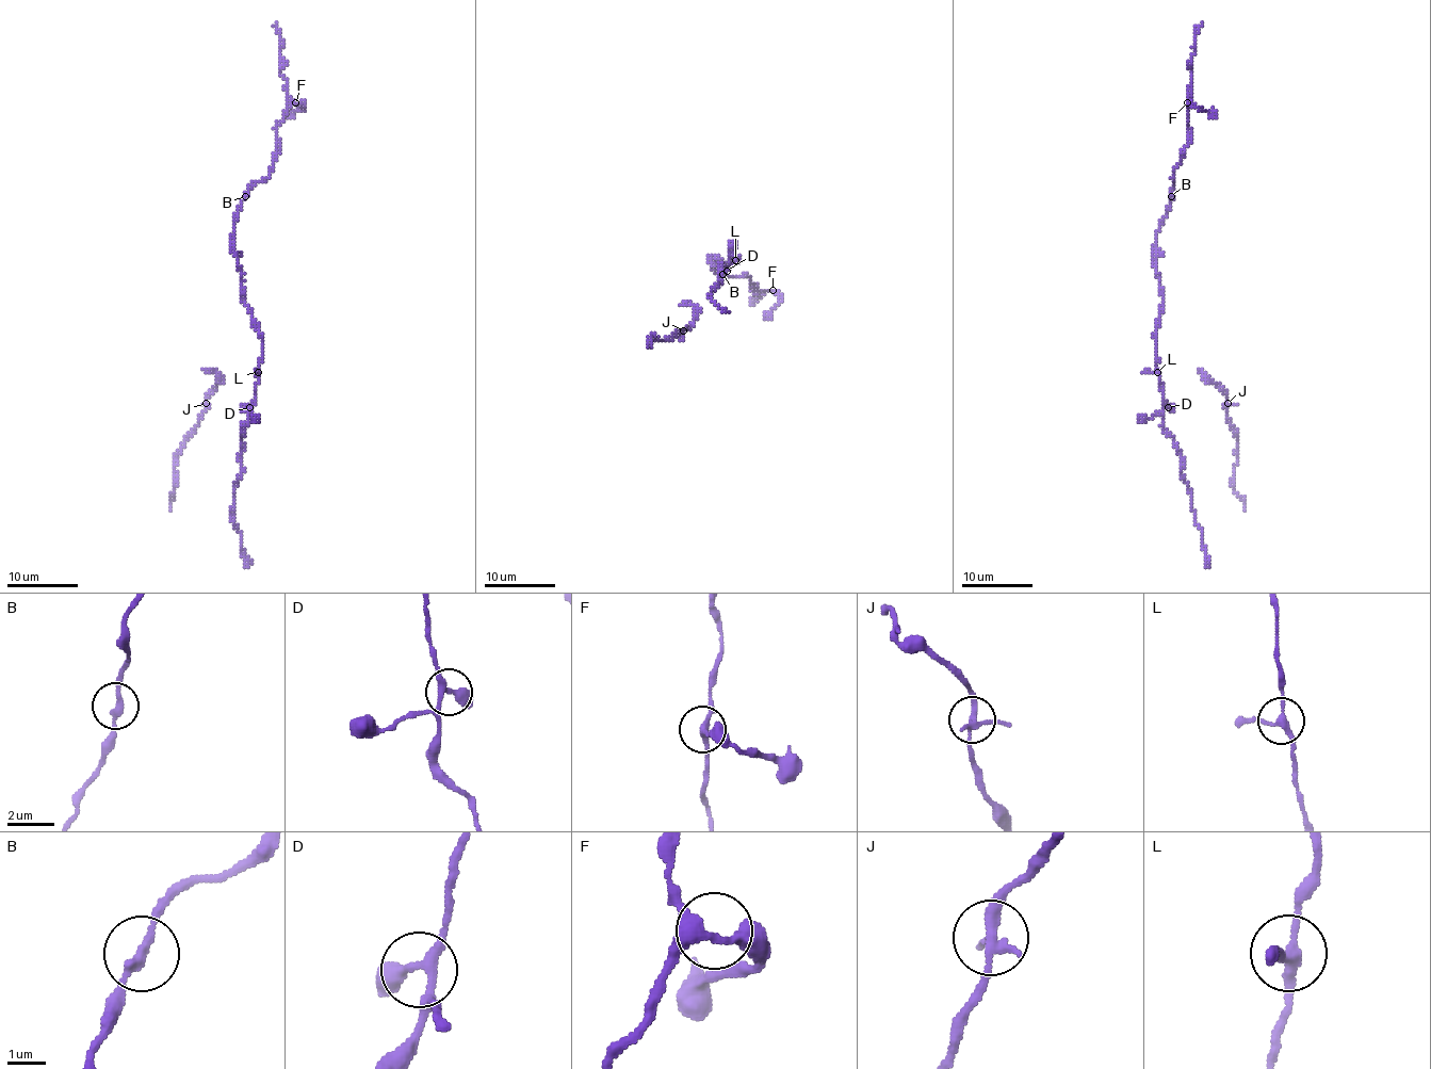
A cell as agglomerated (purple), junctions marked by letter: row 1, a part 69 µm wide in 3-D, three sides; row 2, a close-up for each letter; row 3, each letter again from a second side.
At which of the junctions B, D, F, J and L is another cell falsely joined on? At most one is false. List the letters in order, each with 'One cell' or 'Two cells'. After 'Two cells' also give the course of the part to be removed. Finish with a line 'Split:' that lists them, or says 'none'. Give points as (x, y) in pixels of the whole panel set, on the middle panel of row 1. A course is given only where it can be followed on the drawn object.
B: One cell
D: One cell
F: One cell
J: One cell
L: One cell
Split: none

